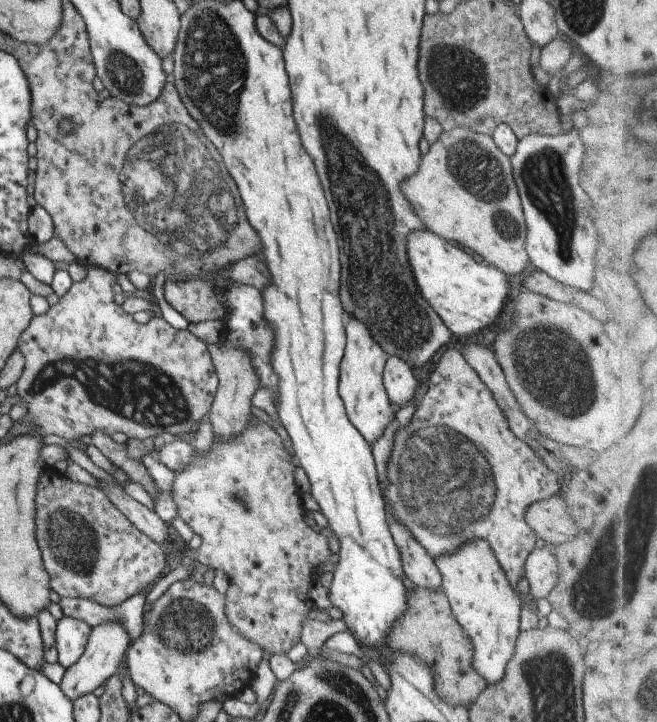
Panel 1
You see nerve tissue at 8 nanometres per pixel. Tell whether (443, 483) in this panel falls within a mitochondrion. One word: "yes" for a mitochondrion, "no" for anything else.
yes

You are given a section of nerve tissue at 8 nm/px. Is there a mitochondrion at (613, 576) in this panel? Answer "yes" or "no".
yes

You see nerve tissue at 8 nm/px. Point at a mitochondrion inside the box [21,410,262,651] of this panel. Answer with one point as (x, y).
(71, 541)

